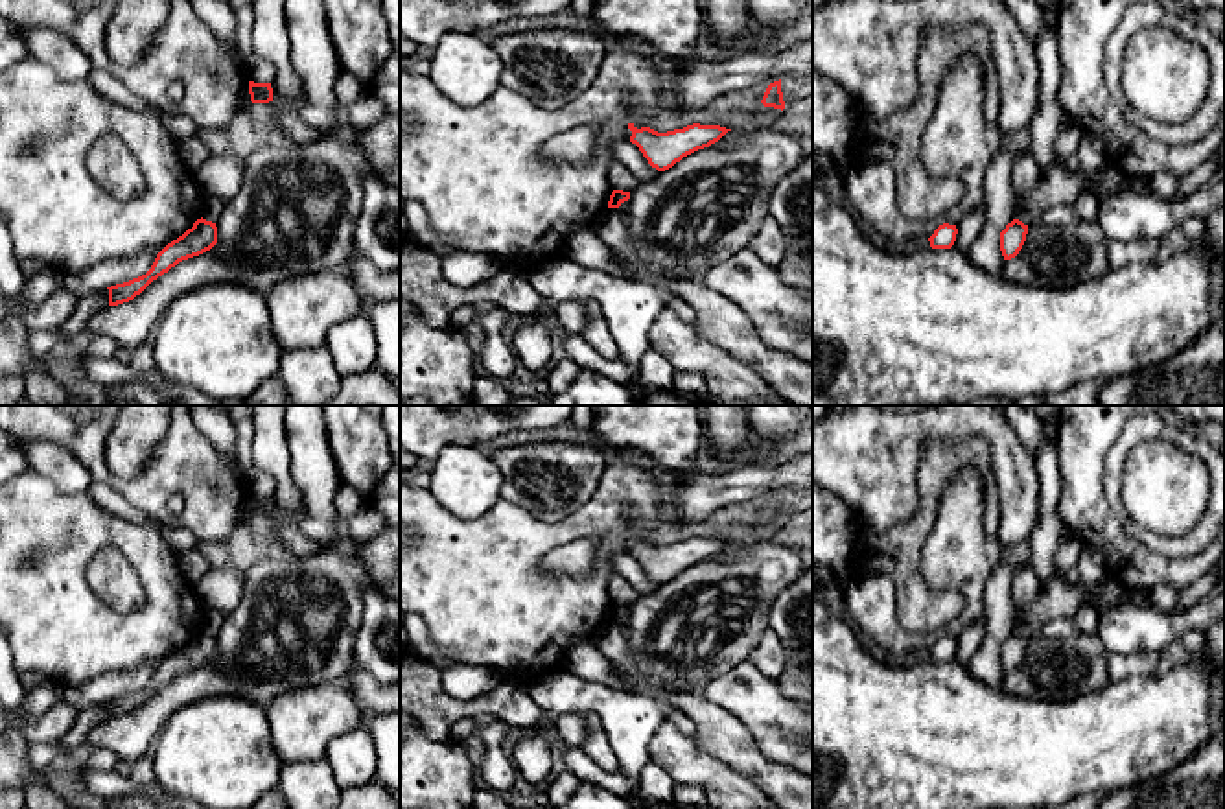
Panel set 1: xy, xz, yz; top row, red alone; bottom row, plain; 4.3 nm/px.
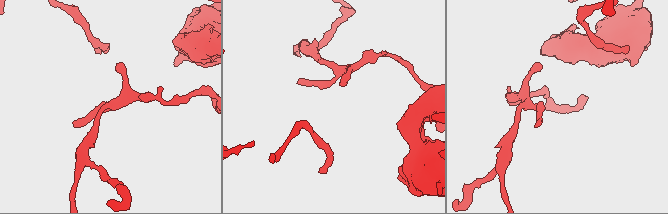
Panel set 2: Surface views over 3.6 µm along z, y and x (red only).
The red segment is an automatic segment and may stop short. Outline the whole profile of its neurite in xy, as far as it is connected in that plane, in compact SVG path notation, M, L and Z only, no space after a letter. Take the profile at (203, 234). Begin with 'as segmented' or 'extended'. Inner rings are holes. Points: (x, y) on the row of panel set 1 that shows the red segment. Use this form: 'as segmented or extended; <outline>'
as segmented; M197 219L192 229L182 236L168 243L155 258L151 269L129 282L116 284L109 289L109 306L118 306L133 300L140 295L153 280L168 273L179 262L199 256L210 251L217 243L217 227L212 221Z

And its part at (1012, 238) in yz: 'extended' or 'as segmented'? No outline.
as segmented

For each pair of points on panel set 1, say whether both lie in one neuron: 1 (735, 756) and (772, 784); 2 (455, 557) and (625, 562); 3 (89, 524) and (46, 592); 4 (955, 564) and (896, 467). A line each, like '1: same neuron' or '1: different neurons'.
1: same neuron
2: different neurons
3: same neuron
4: different neurons

